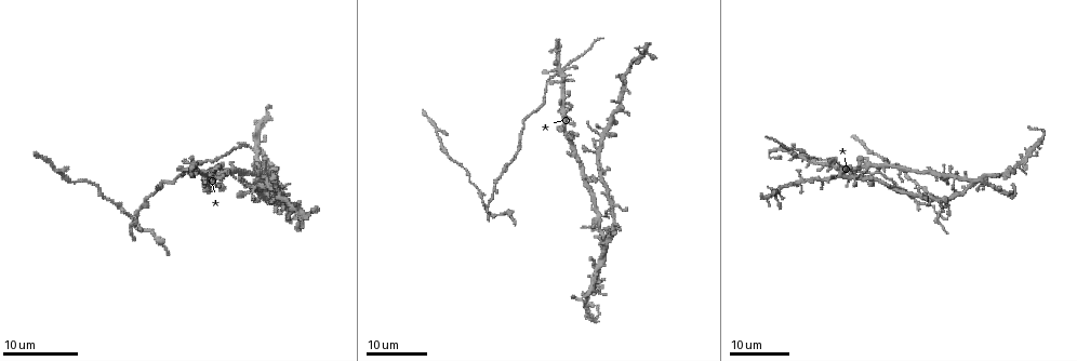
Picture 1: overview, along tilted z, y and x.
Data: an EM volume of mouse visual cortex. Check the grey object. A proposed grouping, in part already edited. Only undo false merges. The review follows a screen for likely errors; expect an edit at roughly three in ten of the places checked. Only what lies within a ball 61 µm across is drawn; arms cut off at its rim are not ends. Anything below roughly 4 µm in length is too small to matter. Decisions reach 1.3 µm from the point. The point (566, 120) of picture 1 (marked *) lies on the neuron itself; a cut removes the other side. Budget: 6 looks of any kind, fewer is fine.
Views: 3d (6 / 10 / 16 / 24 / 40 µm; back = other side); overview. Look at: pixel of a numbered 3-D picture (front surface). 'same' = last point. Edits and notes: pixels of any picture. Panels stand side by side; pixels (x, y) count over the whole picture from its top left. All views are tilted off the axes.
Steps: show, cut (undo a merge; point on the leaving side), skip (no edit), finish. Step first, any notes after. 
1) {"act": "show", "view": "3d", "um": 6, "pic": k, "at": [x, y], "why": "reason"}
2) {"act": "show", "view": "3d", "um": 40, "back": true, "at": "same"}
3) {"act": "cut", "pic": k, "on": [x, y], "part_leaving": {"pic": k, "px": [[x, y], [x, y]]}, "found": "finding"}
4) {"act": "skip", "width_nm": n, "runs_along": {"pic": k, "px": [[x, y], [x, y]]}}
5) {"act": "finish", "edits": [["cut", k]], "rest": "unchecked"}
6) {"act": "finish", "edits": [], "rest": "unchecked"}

{"act": "show", "view": "3d", "um": 16, "pic": 1, "at": [550, 77], "why": "a fork"}

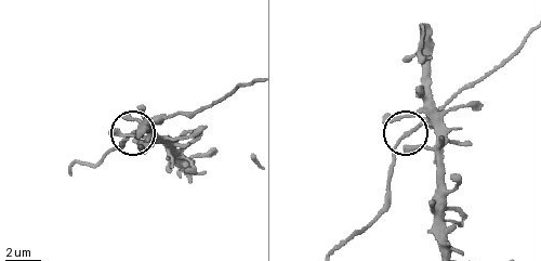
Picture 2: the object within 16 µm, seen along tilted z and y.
{"act": "show", "view": "3d", "um": 6, "pic": 2, "at": [401, 137]}

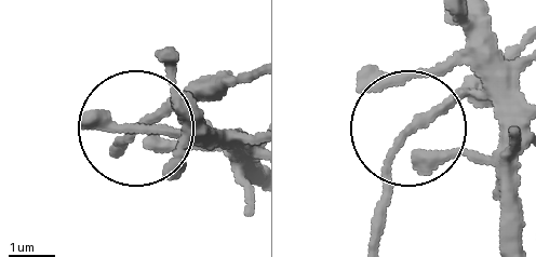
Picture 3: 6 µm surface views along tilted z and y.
{"act": "skip", "arms": 3, "found": "all the same neuron"}

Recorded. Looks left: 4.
{"act": "show", "view": "3d", "um": 24, "pic": 1, "at": [772, 151], "why": "thick turns thin"}

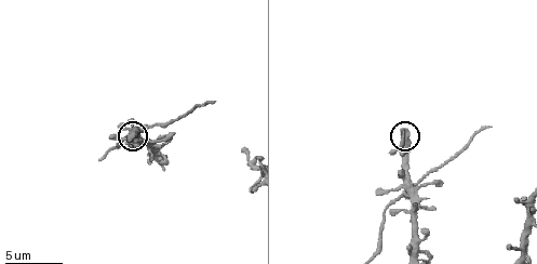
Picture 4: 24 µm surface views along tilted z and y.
{"act": "show", "view": "3d", "um": 10, "pic": 4, "at": [131, 138], "why": "zoom in"}

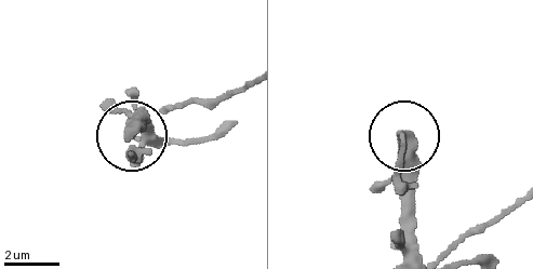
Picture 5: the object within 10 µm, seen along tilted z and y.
{"act": "skip", "width_nm": 390, "found": "continuous, no second neuron"}

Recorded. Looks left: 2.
{"act": "show", "view": "3d", "um": 24, "pic": 1, "at": [988, 180], "why": "looks like a crossing"}

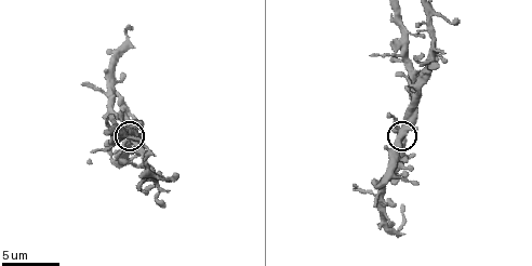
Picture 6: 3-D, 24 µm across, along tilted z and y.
{"act": "show", "view": "3d", "um": 10, "pic": 6, "at": [400, 129]}

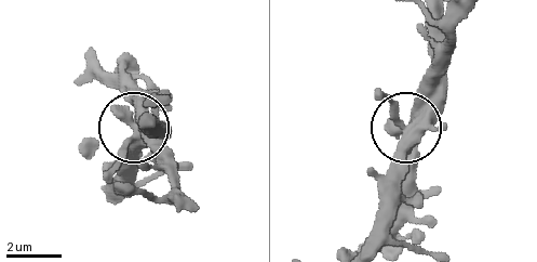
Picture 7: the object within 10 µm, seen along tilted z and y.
{"act": "skip", "width_nm": 470, "found": "all the same neuron"}

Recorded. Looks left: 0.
{"act": "finish", "edits": [], "rest": "unchecked"}

